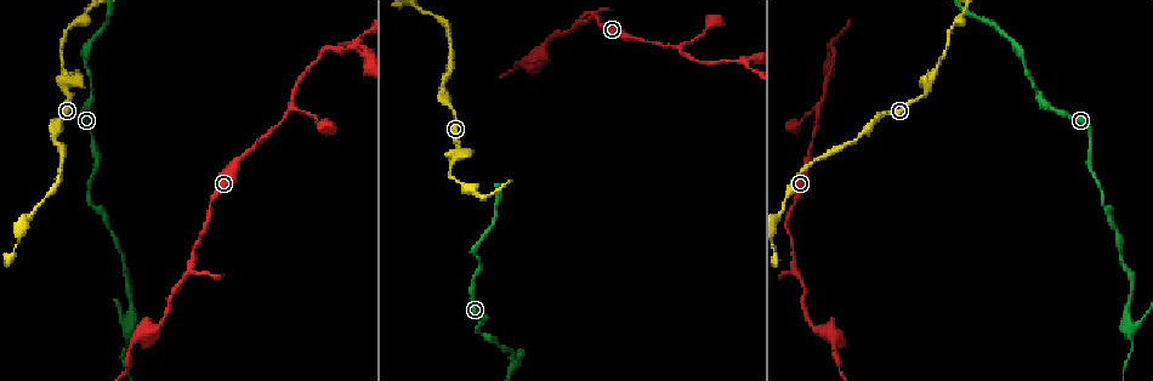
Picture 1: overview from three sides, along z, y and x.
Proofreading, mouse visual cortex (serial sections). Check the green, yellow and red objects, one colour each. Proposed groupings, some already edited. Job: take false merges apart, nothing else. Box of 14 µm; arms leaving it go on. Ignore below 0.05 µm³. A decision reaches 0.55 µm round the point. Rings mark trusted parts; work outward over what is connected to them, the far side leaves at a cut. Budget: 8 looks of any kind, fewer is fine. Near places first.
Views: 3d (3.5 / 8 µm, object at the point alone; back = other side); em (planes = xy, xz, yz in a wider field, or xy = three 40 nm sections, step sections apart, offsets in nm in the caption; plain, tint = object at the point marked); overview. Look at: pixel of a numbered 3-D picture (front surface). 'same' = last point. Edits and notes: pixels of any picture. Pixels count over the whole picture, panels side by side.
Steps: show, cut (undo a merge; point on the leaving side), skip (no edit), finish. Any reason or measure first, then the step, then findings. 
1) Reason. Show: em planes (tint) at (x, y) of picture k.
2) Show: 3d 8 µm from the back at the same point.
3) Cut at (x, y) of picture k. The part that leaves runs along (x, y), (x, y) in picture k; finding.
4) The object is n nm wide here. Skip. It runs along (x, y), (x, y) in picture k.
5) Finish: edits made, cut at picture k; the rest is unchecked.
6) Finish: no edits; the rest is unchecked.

Abrupt turn. Show: 3d 3.5 µm from the back at (931, 82) of picture 1.

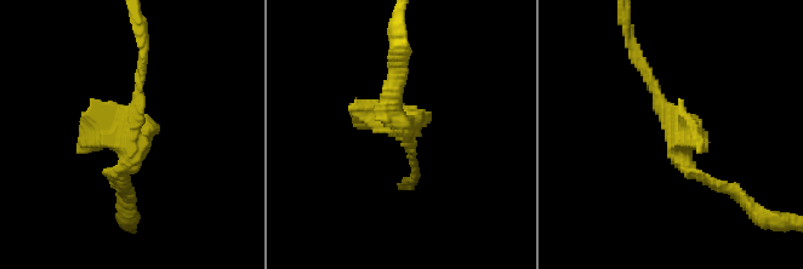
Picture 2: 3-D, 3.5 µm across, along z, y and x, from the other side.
Skip. It runs along (724, 190), (681, 158), (644, 68) in picture 2; continuous, no second cell.

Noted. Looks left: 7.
A fork. Show: 3d 3.5 µm from the back at (290, 107) of picture 1.

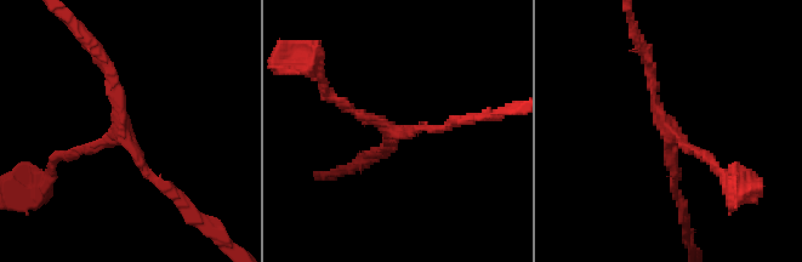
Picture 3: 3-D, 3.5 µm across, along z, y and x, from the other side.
3 arms meet here; the arms are 150, 150, 150 nm wide. Show: em xy step 5 (tint) at (395, 134) of picture 3.

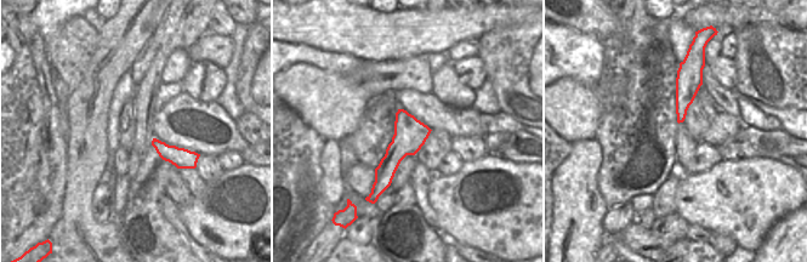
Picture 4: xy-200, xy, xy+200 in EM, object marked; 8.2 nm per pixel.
Skip. It runs along (676, 193), (648, 62) in picture 3; one cell here.

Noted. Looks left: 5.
Arms part here. Show: 3d 3.5 µm at (830, 335) of picture 1.

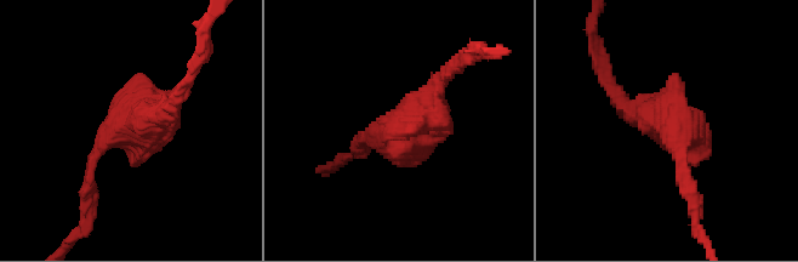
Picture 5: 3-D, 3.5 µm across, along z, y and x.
Now the EM. Show: em xy step 1 (tint) at (128, 123) of picture 5.

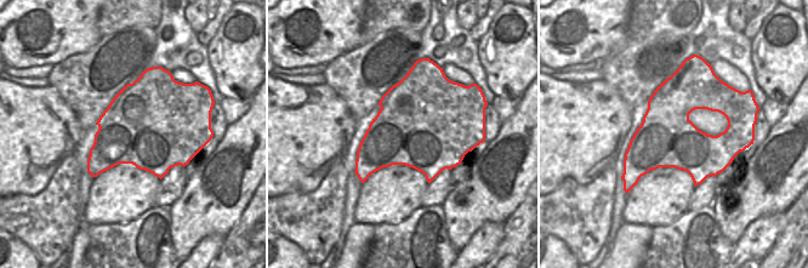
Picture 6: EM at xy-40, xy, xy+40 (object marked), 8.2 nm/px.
Skip. It runs along (177, 95), (103, 143), (87, 188) in picture 5; one cell here.

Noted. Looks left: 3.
Finish: no edits; the rest is unchecked.

